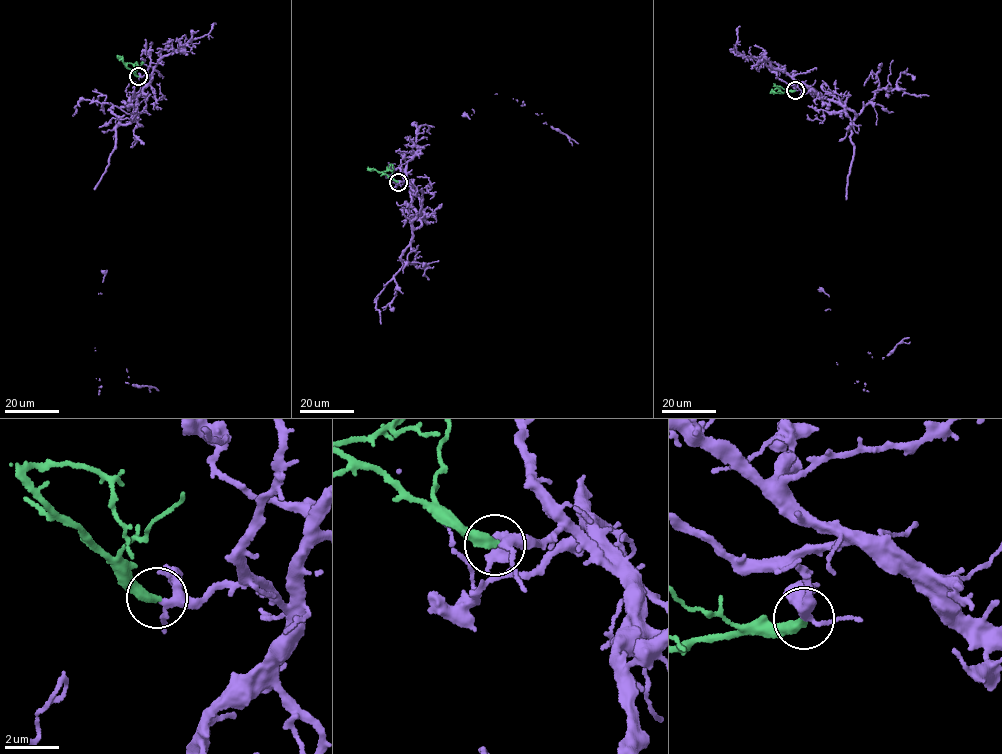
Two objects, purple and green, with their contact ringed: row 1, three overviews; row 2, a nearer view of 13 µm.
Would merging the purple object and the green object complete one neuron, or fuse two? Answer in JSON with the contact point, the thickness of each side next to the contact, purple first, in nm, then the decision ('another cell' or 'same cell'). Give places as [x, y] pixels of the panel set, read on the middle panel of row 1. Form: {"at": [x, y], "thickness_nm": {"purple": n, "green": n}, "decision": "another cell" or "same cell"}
{"at": [398, 182], "thickness_nm": {"purple": 240, "green": 380}, "decision": "same cell"}

